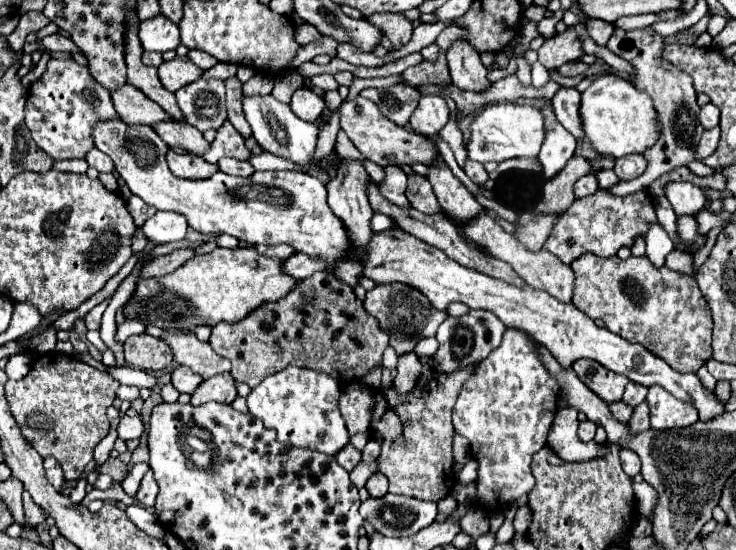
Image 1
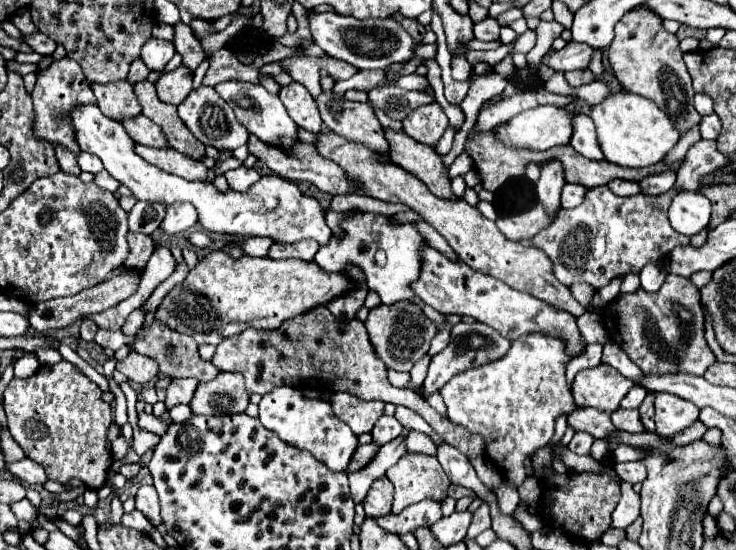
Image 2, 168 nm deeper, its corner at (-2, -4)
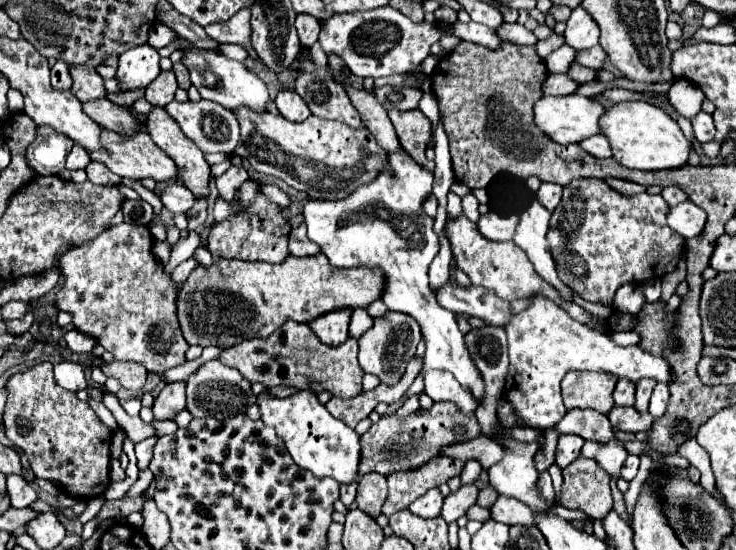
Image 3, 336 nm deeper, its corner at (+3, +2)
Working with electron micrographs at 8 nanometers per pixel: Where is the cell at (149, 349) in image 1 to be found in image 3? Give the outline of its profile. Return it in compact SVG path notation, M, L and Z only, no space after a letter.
M113 360L109 364L103 364L101 370L105 372L105 376L115 376L121 382L121 386L125 386L129 390L141 390L147 380L147 374L149 374L143 368L143 364L121 362L121 360Z

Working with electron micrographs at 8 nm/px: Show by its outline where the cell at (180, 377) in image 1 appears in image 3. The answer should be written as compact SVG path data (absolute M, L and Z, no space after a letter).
M185 382L167 384L153 404L153 414L157 420L173 418L181 408L185 408Z

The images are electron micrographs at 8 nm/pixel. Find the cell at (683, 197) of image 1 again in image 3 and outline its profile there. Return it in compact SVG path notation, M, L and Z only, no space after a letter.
M685 200L673 208L669 208L667 212L667 224L671 230L675 230L677 234L681 234L685 240L697 236L703 226L705 226L705 210L699 208L697 204L693 204L691 200Z

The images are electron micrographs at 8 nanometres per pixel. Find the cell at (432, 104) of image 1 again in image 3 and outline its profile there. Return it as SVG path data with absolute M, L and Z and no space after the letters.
M419 108L409 110L409 112L391 110L389 118L397 130L403 150L409 152L409 156L413 156L417 164L434 172L435 162L425 158L425 148L427 148L427 142L431 140L431 120Z

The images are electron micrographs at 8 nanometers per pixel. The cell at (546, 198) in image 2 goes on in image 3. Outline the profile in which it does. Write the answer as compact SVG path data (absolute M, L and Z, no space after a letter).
M535 196L533 202L529 204L529 208L521 214L521 222L515 230L513 242L527 252L527 256L533 262L533 266L537 268L539 276L545 278L551 286L555 286L565 300L571 300L569 286L565 286L557 278L555 264L553 264L551 252L549 252L549 246L545 240L545 234L549 230L549 220L551 220L551 212L545 206L541 206L541 202Z

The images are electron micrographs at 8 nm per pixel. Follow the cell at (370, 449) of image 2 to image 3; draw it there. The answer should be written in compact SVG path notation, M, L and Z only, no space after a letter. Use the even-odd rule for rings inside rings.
M435 402L429 410L419 410L409 420L399 420L397 416L383 416L379 422L375 422L363 436L361 436L361 464L359 474L367 472L379 472L383 476L397 472L397 470L409 470L425 464L431 456L437 456L439 446L465 442L479 436L479 424L475 416L461 414L451 402ZM461 424L467 428L467 436L459 438L455 436L453 428Z

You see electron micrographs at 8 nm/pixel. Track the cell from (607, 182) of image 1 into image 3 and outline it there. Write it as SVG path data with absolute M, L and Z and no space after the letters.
M607 178L605 180L613 190L621 192L621 194L639 194L645 192L645 186L635 184L635 182L627 182L627 180L619 180L619 178Z

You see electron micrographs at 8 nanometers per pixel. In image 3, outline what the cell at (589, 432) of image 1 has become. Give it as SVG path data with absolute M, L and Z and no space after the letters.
M559 436L559 444L557 444L557 454L555 454L555 464L559 464L561 468L565 468L567 464L571 464L583 448L583 438L581 436Z

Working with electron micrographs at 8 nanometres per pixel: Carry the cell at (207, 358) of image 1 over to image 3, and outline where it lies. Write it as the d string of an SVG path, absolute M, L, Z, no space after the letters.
M119 224L105 230L95 240L67 250L61 258L61 272L65 276L65 284L57 294L57 306L61 310L71 312L73 326L97 338L101 346L109 350L117 360L139 362L149 372L163 374L165 370L185 362L185 352L189 344L179 330L179 322L175 314L175 298L179 284L173 284L171 276L163 272L163 268L155 262L151 246L153 246L153 236L147 226Z

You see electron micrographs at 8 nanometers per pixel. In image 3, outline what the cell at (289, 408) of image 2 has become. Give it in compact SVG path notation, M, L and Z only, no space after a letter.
M263 390L257 396L257 406L261 410L261 420L275 428L277 436L289 448L295 464L303 470L309 470L313 476L335 478L339 484L349 484L359 478L359 436L353 428L333 418L327 408L317 400L317 396L309 390L297 392L287 398L277 398L269 390Z

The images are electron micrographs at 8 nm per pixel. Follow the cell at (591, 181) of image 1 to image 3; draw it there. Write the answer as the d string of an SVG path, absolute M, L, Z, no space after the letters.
M543 182L541 188L537 190L537 198L539 202L547 208L547 210L555 210L555 206L561 202L563 196L563 188L559 184L551 184L551 182Z

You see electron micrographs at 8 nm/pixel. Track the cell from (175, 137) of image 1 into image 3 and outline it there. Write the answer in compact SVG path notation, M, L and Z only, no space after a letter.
M107 98L95 102L83 102L83 110L105 130L113 130L129 136L135 134L133 128L137 128L137 124L143 124L127 106L119 106Z

